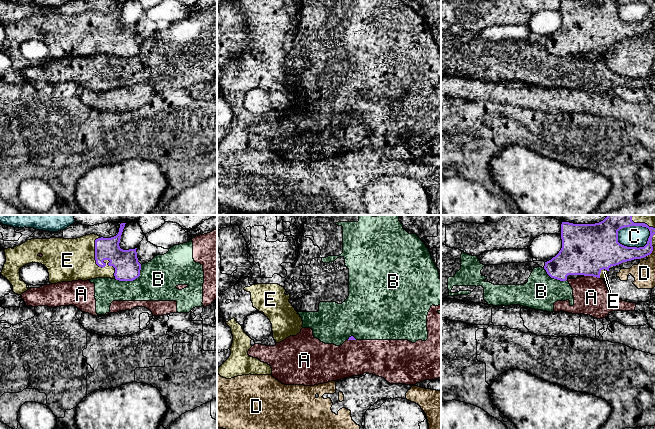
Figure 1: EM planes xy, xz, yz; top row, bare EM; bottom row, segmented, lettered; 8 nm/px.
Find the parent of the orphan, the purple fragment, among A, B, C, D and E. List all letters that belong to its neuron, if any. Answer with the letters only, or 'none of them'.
E

